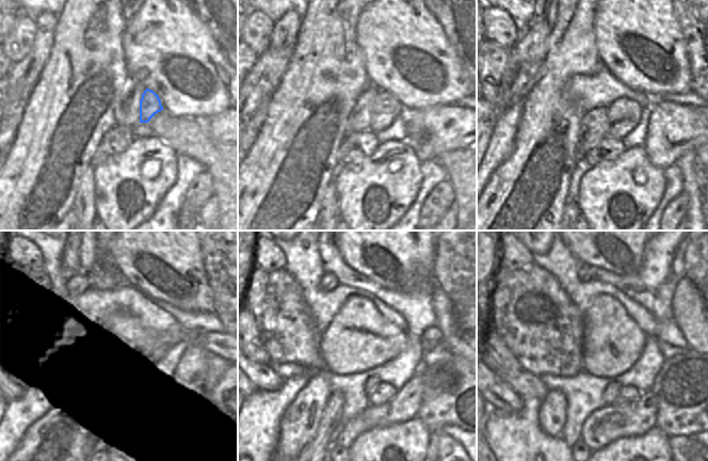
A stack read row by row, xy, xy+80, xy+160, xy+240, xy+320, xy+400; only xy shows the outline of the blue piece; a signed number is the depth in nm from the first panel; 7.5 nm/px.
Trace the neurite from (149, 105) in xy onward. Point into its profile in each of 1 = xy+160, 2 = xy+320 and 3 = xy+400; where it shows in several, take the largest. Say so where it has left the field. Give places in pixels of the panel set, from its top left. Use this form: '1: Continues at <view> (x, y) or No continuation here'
1: Continues at xy+160 (624, 114)
2: Continues at xy+320 (371, 384)
3: Continues at xy+400 (611, 392)

